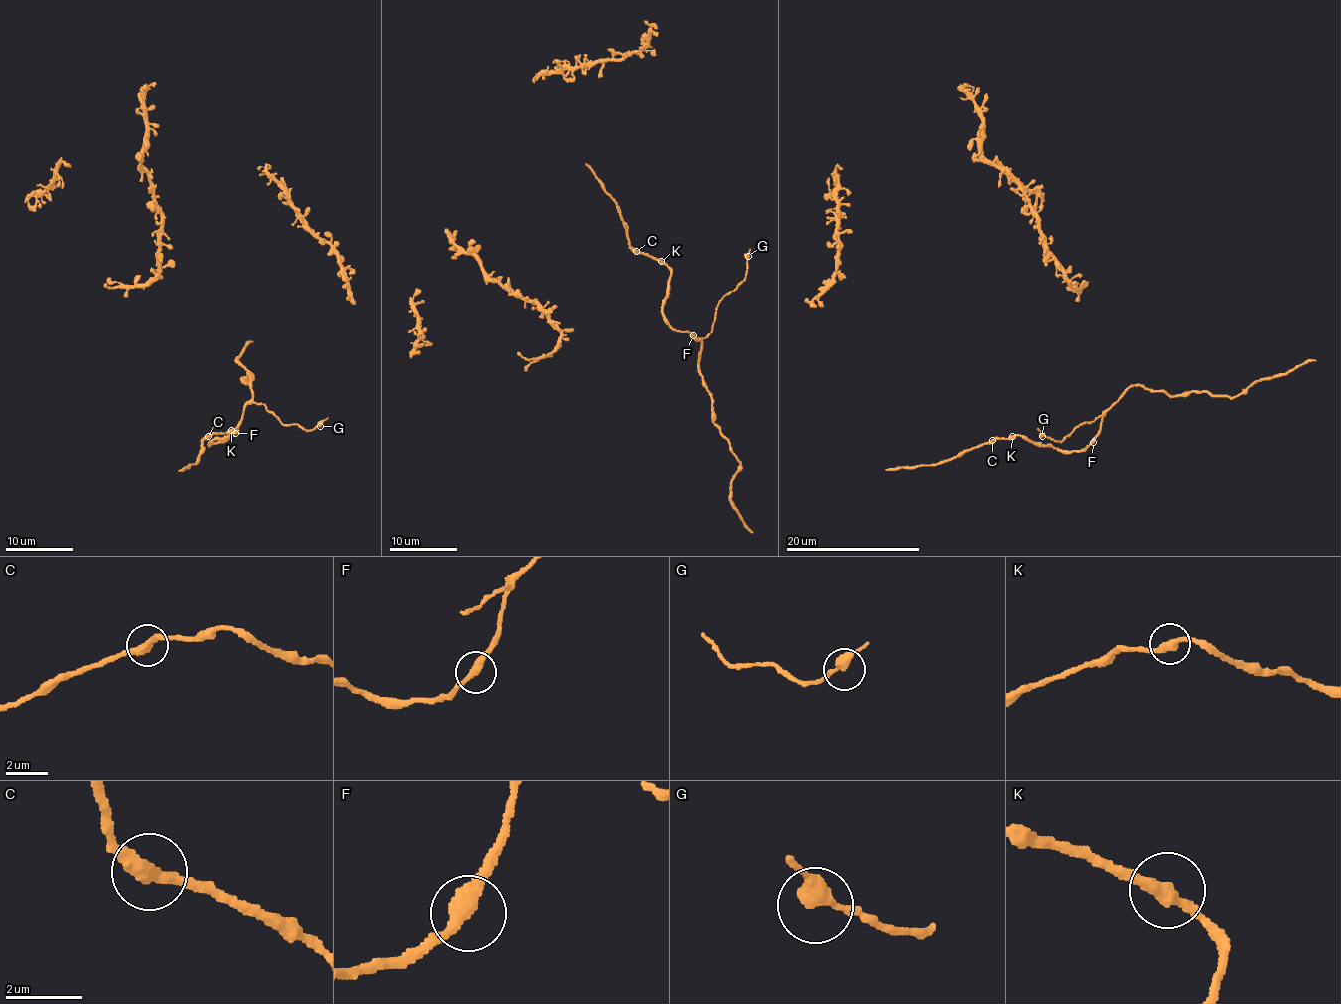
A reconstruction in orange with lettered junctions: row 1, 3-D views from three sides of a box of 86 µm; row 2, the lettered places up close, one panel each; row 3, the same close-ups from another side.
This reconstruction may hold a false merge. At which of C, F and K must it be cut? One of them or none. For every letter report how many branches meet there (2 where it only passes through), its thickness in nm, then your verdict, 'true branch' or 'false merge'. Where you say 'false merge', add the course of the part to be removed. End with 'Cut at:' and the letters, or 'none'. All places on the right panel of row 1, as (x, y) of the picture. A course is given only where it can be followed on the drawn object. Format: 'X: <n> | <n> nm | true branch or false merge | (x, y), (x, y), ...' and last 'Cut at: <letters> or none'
C: 2 | 360 nm | true branch
F: 2 | 360 nm | true branch
K: 2 | 340 nm | true branch
Cut at: none

